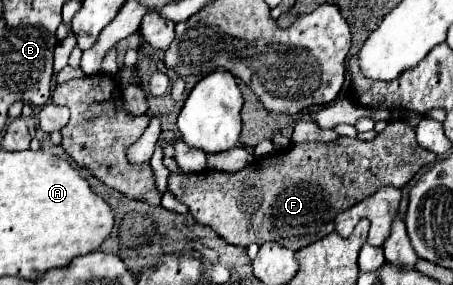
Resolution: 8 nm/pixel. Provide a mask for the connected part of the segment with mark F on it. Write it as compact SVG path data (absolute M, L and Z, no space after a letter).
M388 122L386 130L374 140L336 138L332 142L304 142L286 150L274 152L260 162L252 162L240 172L204 170L196 174L170 172L168 192L172 192L182 204L186 204L196 222L208 224L228 244L248 246L252 242L262 244L268 240L280 242L290 250L300 250L330 232L334 232L334 218L340 210L354 206L356 202L372 196L382 186L402 188L422 166L436 160L436 154L424 150L416 142L416 132L406 122Z

